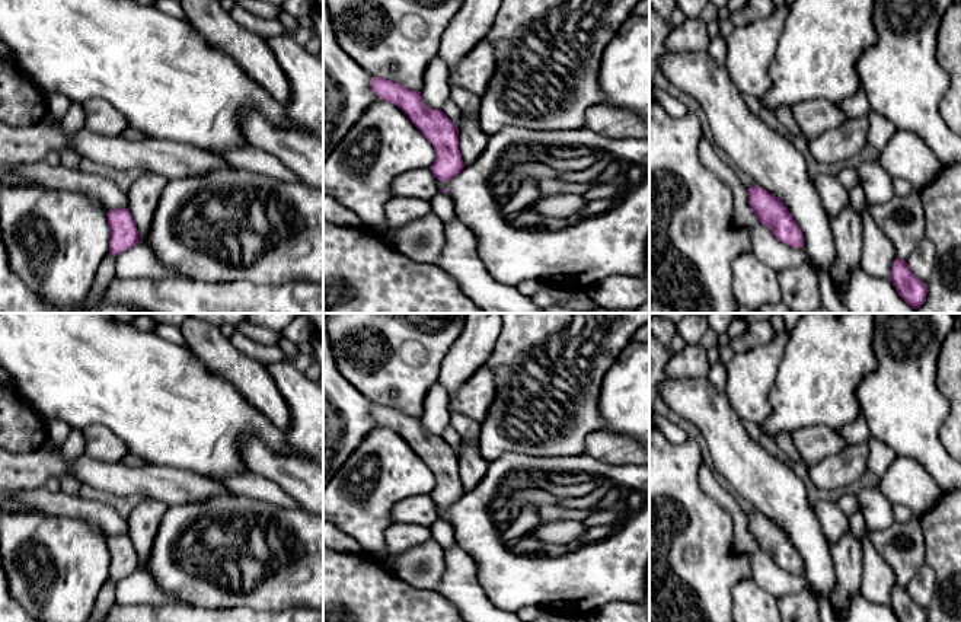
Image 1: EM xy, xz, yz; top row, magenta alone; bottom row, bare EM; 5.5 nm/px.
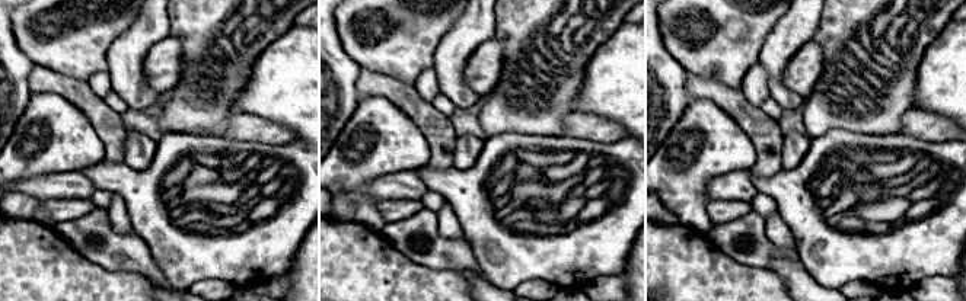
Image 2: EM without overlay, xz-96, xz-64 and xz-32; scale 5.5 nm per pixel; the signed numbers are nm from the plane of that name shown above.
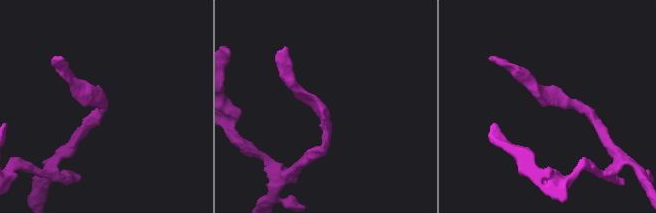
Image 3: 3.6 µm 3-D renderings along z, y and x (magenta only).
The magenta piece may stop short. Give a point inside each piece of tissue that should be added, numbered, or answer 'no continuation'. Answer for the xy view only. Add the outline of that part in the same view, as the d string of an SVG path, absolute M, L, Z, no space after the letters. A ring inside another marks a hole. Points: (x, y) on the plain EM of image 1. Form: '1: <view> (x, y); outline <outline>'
no continuation

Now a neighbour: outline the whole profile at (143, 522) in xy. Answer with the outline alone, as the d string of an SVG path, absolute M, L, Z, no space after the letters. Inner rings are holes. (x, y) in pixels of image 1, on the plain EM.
M141 498L127 516L128 536L137 552L140 570L146 570L153 540L167 508L169 507L159 500Z

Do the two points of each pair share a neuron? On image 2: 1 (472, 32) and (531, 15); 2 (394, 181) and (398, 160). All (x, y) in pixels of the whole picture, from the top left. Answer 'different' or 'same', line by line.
1: different
2: different

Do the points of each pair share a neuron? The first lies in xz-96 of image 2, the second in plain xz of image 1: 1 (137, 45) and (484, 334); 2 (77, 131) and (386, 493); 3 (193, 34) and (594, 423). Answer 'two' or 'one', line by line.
1: one
2: one
3: one

